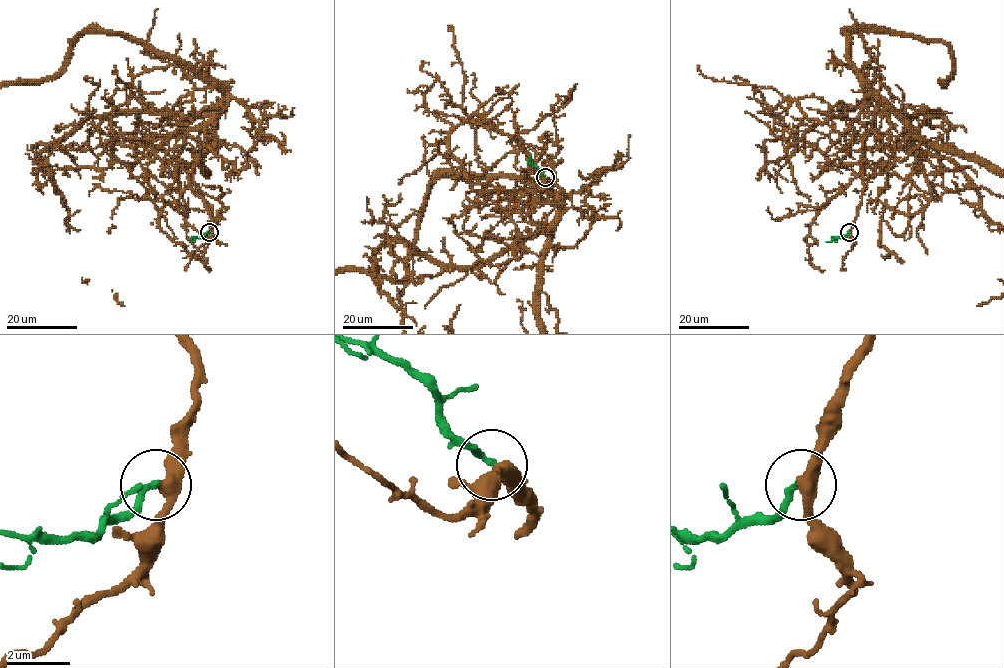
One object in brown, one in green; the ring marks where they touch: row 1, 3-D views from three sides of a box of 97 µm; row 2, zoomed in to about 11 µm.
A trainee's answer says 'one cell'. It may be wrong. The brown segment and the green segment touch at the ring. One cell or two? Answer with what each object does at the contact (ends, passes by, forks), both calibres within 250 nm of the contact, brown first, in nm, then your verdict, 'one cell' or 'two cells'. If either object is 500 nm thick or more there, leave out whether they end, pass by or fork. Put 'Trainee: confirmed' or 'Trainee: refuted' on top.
Trainee: confirmed
brown passes by; green ends; calibres 420 and 200 nm; one cell

